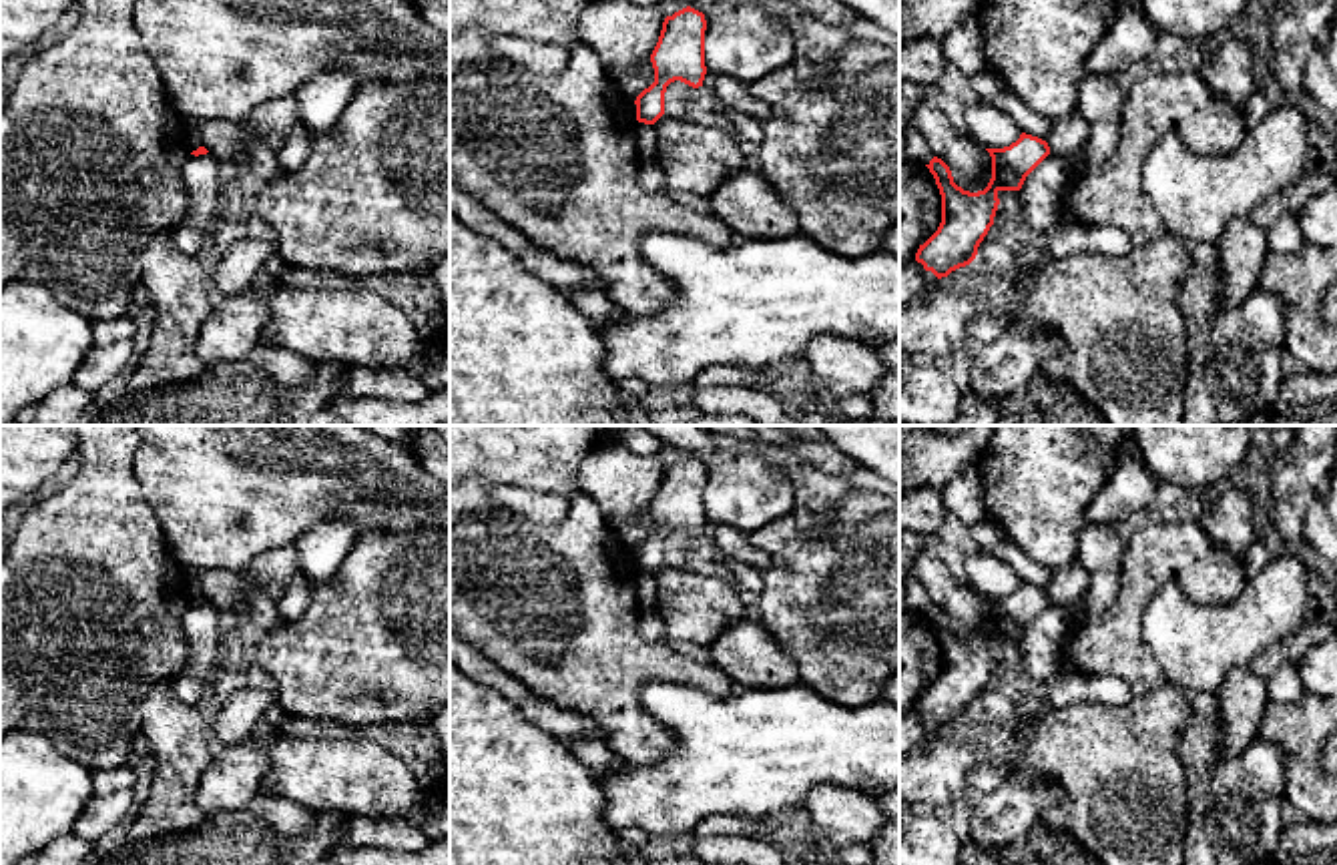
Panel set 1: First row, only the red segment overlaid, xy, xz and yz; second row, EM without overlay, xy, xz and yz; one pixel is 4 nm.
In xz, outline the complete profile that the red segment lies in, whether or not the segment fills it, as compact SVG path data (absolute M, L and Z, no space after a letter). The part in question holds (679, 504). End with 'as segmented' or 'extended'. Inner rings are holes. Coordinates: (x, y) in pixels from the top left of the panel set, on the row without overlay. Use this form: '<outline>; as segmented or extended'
M691 456L664 468L650 504L654 532L634 550L638 572L654 574L664 564L664 542L671 532L681 530L693 538L703 536L707 524L705 480L705 464Z; as segmented

